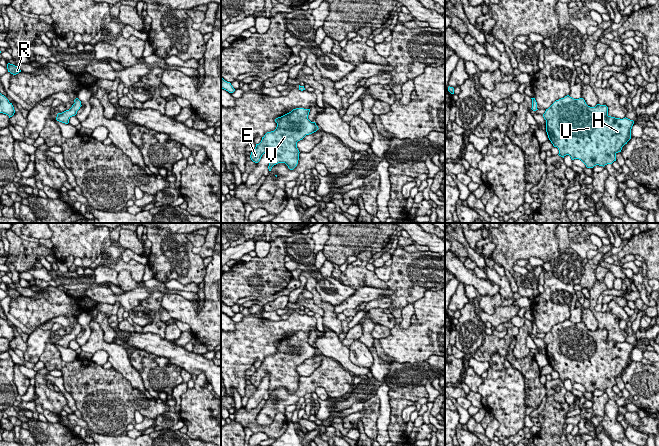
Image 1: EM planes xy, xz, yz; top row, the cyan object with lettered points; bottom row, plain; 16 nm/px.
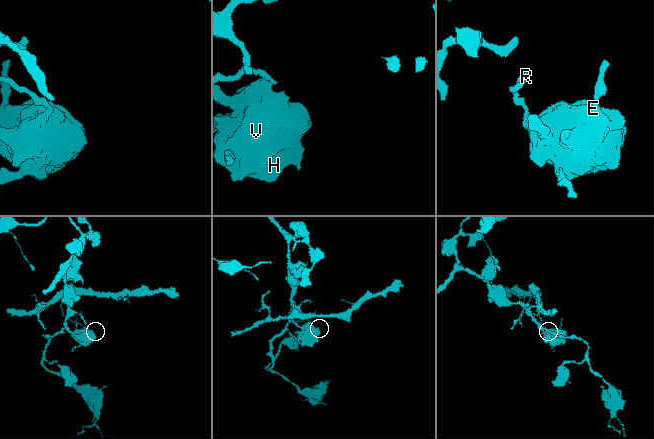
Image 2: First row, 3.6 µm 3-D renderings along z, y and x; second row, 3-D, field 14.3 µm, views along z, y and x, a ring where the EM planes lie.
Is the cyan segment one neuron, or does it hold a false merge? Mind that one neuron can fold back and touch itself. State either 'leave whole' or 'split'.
split

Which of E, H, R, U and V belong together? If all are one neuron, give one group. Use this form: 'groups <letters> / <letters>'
groups E H U V / R

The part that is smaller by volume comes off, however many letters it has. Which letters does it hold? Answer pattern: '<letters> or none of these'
R

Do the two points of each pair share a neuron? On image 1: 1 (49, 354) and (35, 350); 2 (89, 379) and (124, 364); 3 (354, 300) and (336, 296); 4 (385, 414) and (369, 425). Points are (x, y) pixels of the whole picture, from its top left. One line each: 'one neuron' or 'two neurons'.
1: two neurons
2: two neurons
3: two neurons
4: two neurons

